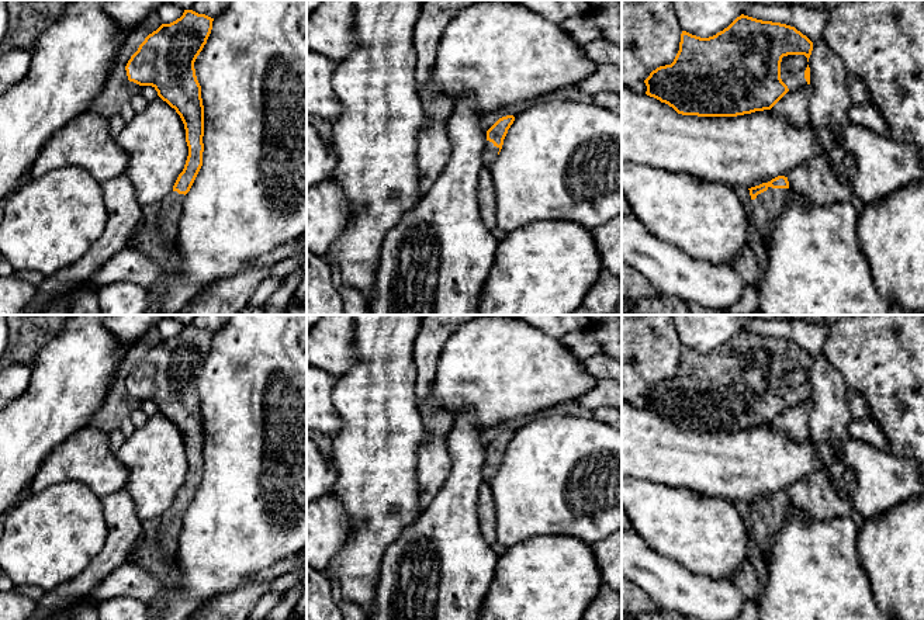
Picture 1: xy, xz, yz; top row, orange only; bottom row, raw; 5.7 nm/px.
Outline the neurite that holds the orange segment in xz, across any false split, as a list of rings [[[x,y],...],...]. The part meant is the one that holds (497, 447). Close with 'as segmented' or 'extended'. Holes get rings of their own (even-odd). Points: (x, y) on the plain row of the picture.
[[[513,430],[502,432],[487,446],[487,456],[482,465],[484,482],[489,482],[496,475],[496,471],[502,464],[508,444],[513,439],[513,436]]]; extended

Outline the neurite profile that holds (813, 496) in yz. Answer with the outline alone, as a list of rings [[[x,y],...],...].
[[[823,468],[792,484],[788,496],[790,506],[809,520],[828,520],[852,512],[851,505],[837,495]]]

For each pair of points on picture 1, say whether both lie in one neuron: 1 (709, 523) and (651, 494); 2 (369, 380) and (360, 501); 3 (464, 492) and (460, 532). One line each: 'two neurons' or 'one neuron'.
1: one neuron
2: one neuron
3: one neuron

